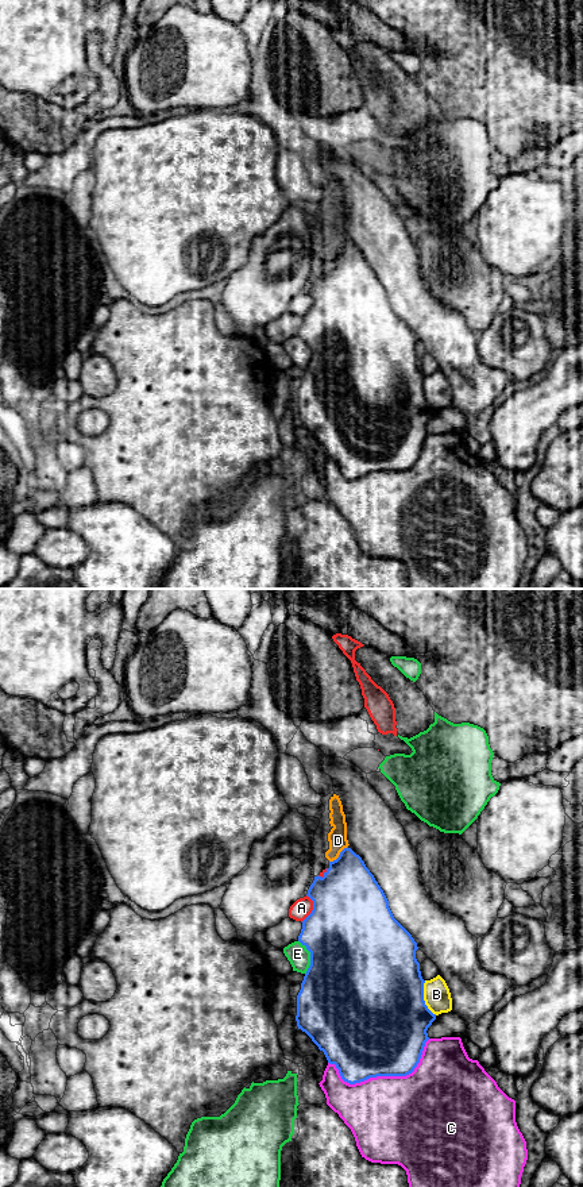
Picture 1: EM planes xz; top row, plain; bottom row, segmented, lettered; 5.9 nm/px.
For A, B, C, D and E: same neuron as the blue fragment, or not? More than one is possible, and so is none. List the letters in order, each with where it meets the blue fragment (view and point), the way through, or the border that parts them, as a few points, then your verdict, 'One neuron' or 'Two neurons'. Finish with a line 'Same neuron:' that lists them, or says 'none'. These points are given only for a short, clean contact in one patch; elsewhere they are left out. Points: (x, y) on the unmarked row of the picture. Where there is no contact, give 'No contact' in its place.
A: Touches blue at xz (313, 303). Two neurons
B: Touches blue at xz (423, 393). Two neurons
C: Touches blue at xz (383, 470). Two neurons
D: Touches blue at xz (339, 250). Boundary: xz (347, 241), (329, 257). Two neurons
E: Touches blue at xz (311, 353). Two neurons
Same neuron: none

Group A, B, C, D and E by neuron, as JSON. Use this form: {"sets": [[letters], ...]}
{"sets": [["A"], ["B"], ["C"], ["D"], ["E"]]}

